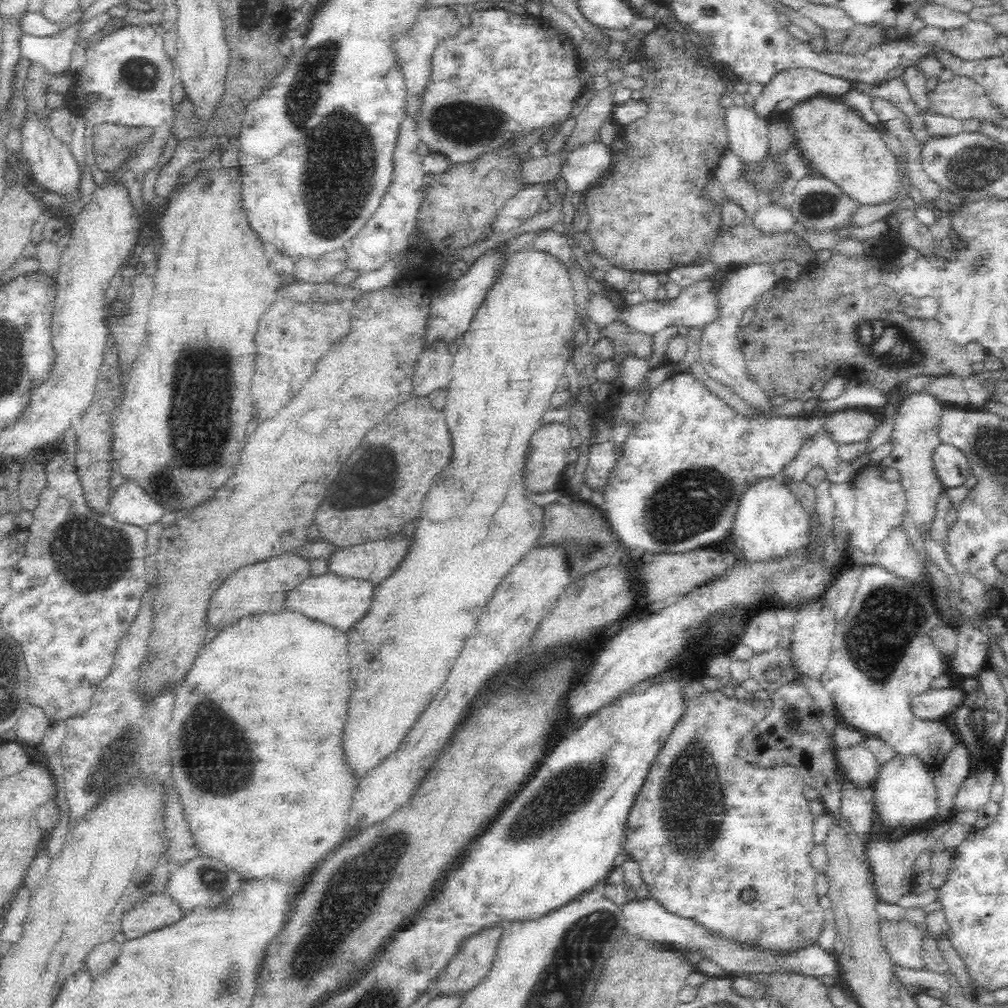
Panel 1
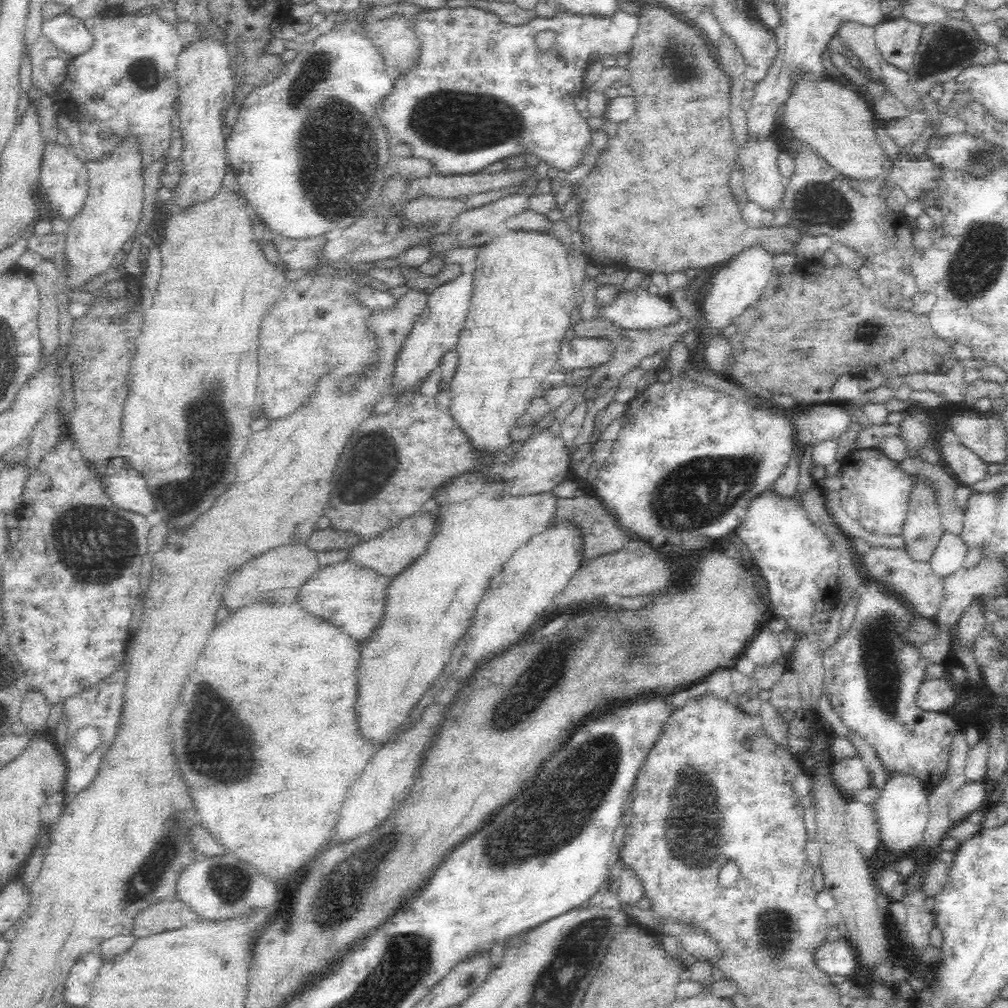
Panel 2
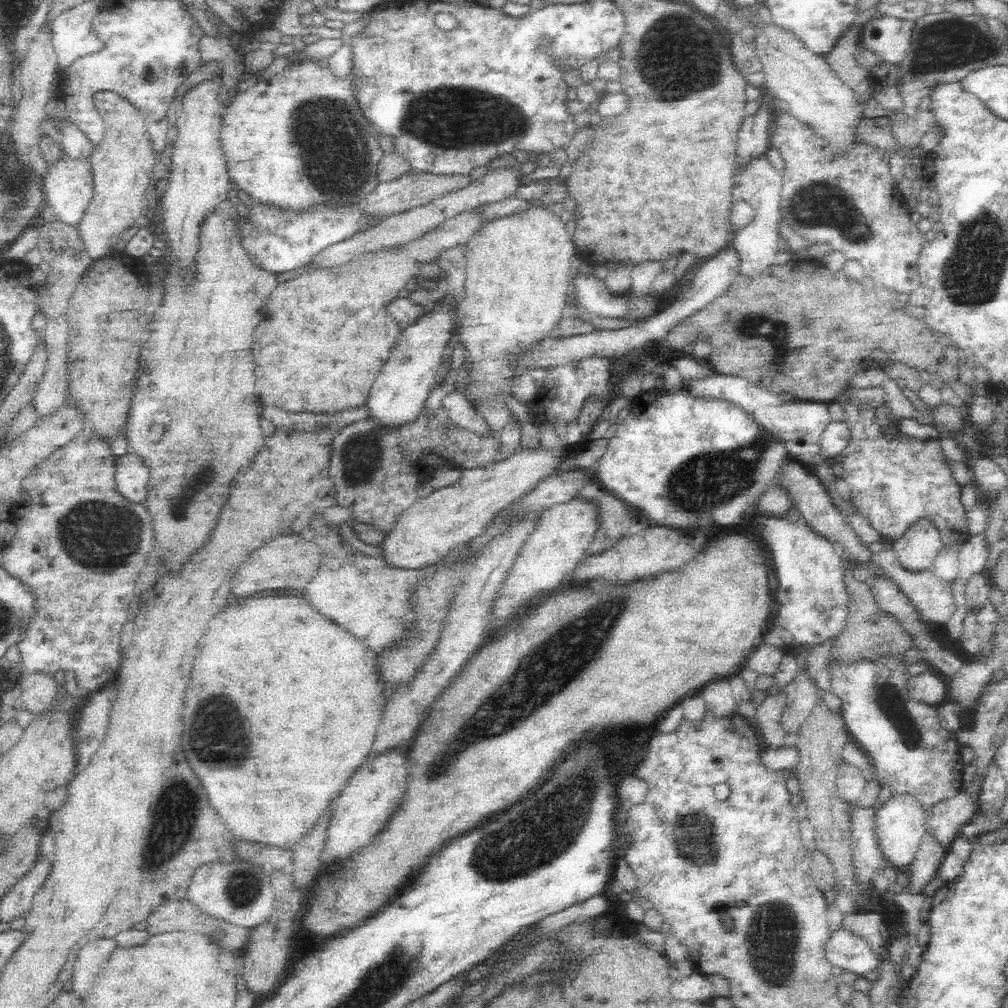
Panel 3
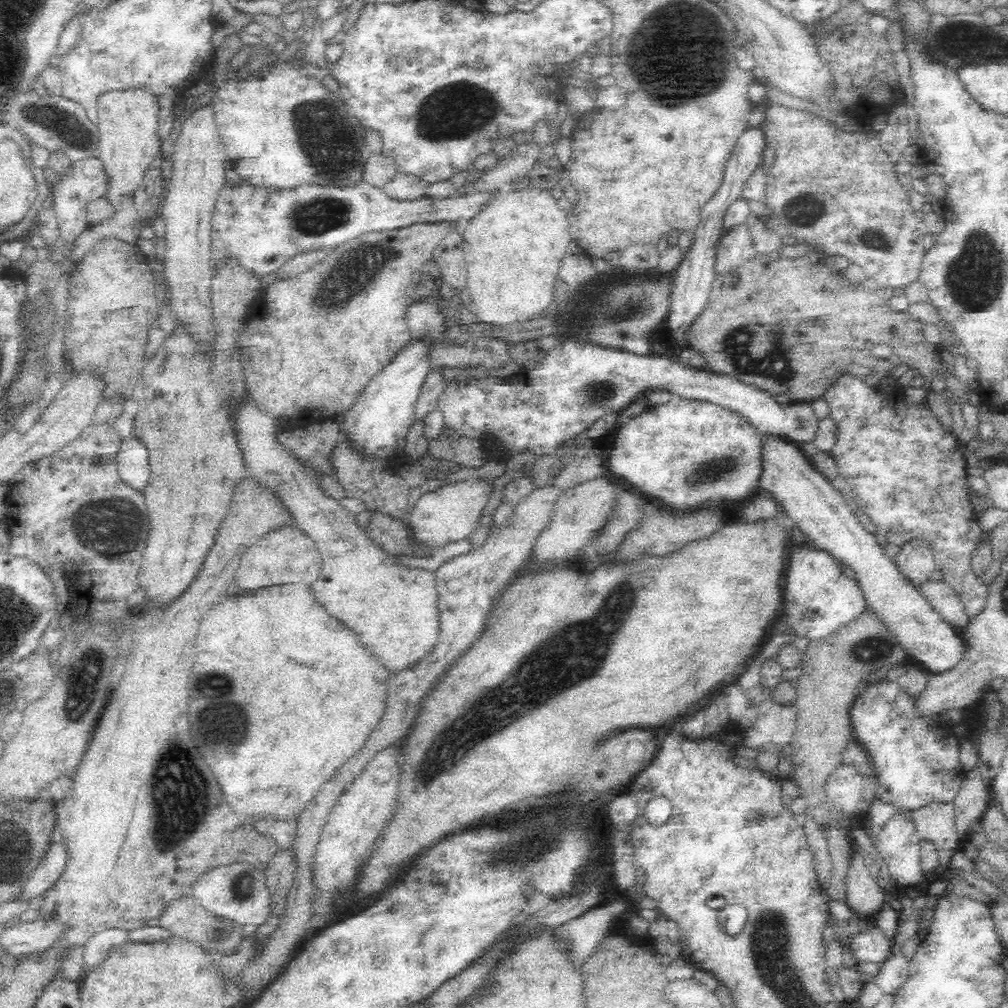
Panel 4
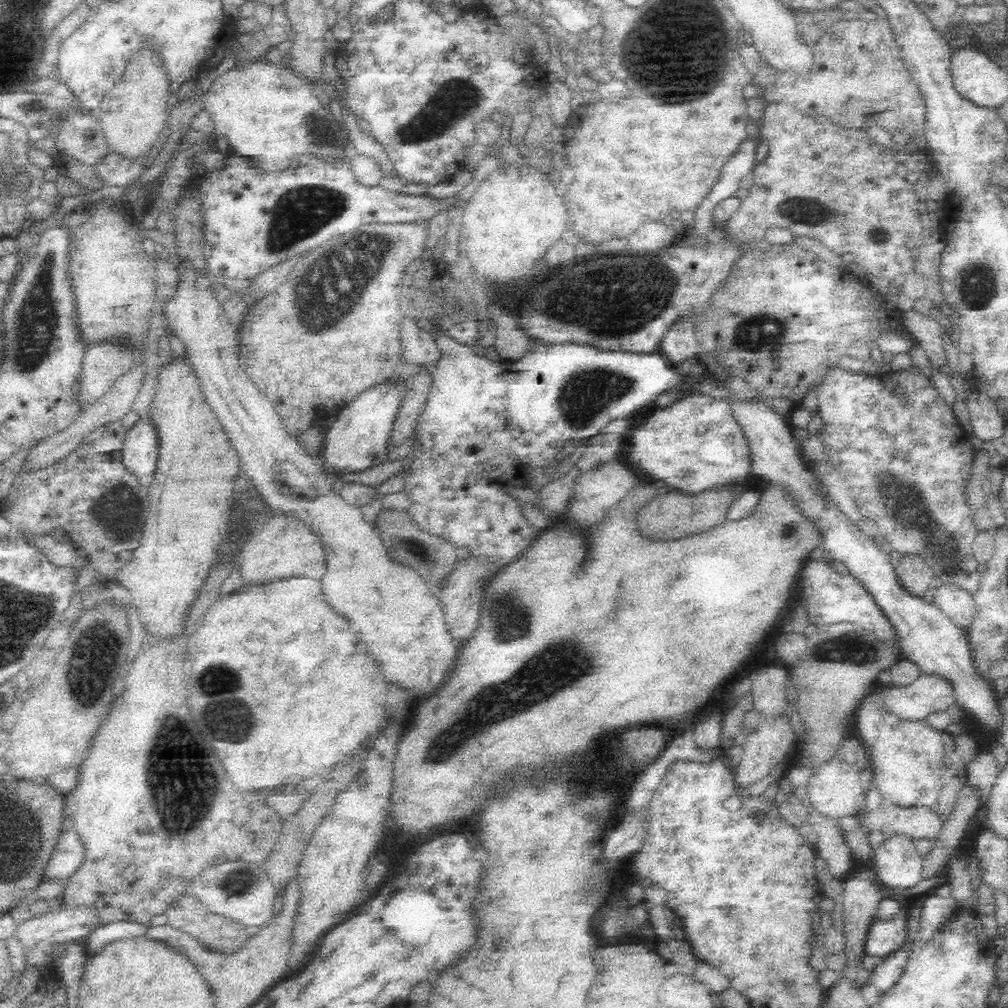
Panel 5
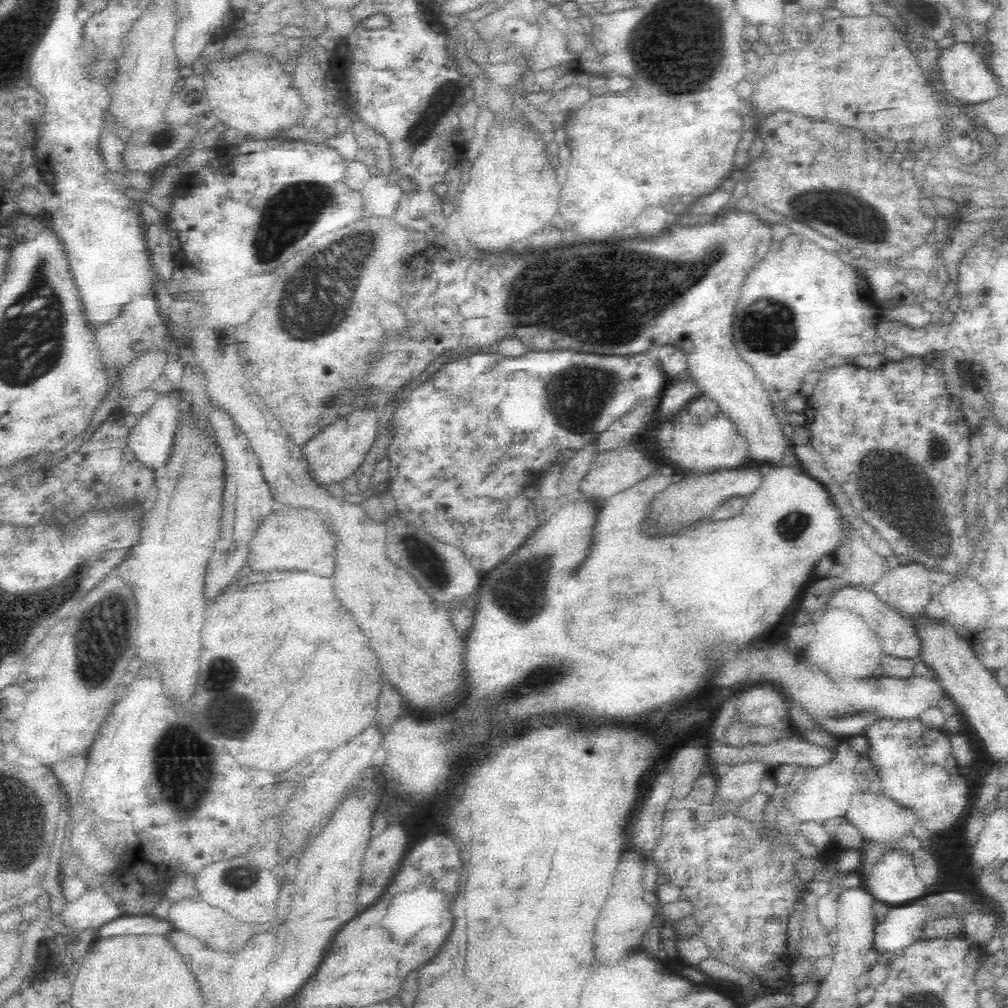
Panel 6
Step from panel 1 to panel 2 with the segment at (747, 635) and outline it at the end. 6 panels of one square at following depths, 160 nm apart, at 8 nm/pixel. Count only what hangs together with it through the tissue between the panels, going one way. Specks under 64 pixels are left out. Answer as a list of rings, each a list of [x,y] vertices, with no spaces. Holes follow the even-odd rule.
[[[764,626],[757,632],[754,640],[751,640],[748,648],[745,648],[744,656],[748,657],[756,668],[770,668],[784,663],[787,654],[782,652],[777,636]]]

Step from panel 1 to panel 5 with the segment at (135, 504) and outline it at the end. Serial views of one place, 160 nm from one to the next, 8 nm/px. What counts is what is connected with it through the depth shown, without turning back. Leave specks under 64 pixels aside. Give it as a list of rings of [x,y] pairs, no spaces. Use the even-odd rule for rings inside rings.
[[[151,415],[140,417],[134,425],[128,429],[123,442],[124,464],[130,472],[136,476],[142,476],[150,480],[152,472],[155,472],[158,458],[160,458],[160,438],[157,424]]]

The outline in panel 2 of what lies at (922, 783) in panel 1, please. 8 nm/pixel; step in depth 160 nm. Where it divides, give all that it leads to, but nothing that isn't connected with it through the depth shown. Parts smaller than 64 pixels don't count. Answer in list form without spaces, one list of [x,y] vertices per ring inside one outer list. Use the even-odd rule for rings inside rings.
[[[912,775],[894,777],[887,780],[873,807],[876,811],[876,822],[879,826],[881,846],[894,856],[908,857],[920,846],[923,832],[928,822],[928,796],[918,779]]]

